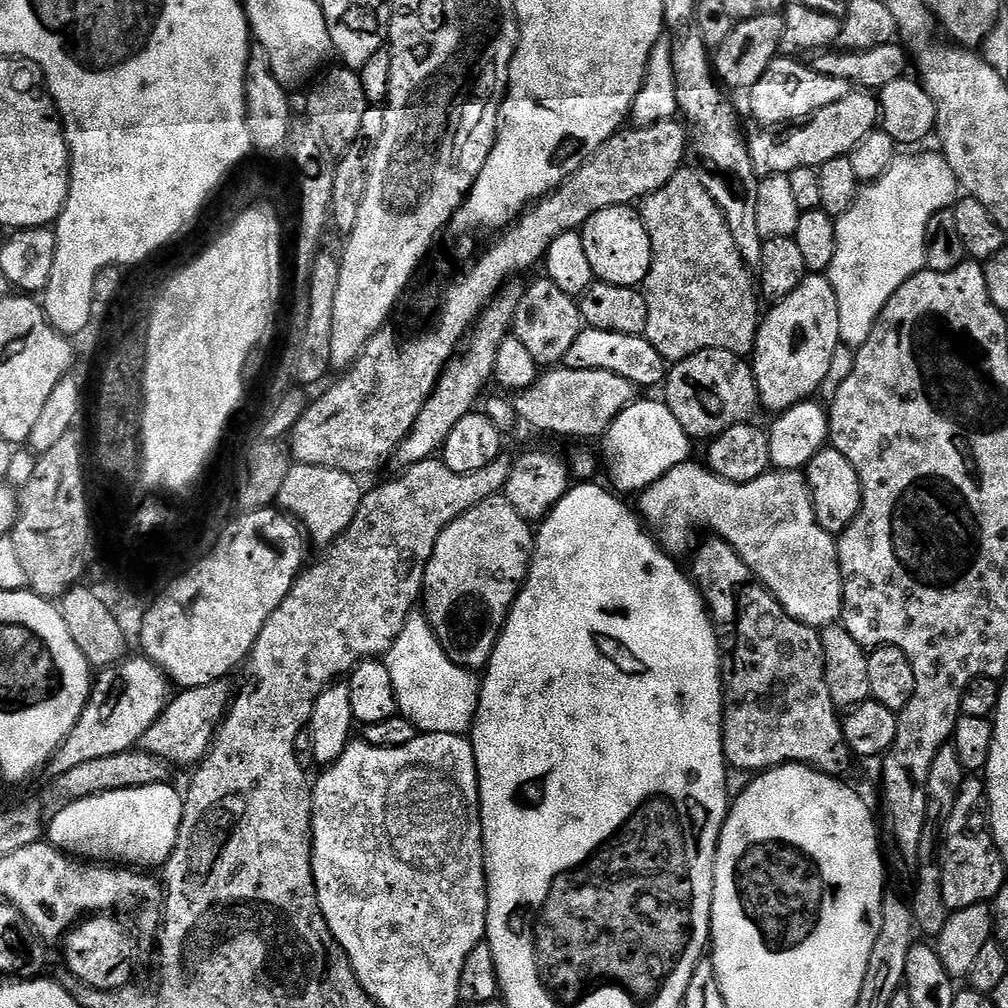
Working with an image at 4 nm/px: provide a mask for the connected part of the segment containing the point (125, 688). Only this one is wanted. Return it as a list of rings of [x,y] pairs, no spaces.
[[[125,658],[95,677],[92,693],[74,730],[70,730],[60,749],[52,756],[50,769],[53,777],[74,770],[74,766],[82,766],[82,762],[107,758],[109,754],[122,754],[137,747],[144,731],[164,713],[170,699],[170,681],[164,669],[147,658],[132,659]]]

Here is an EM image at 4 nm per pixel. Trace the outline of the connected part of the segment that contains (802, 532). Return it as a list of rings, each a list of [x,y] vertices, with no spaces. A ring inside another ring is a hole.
[[[689,458],[683,464],[674,466],[664,477],[639,493],[639,515],[656,537],[661,548],[673,557],[687,557],[690,552],[688,539],[695,524],[705,524],[715,535],[720,536],[750,566],[757,580],[772,593],[783,606],[786,614],[806,626],[823,630],[829,624],[837,623],[844,610],[844,579],[836,557],[837,541],[822,526],[816,524],[812,495],[803,471],[781,472],[769,470],[763,476],[737,484],[735,480],[724,480],[709,470],[703,463],[695,464]]]

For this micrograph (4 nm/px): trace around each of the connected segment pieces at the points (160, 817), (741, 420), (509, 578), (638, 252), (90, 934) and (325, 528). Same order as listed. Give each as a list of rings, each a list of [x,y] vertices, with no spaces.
[[[165,782],[163,784],[155,784],[154,786],[142,786],[134,790],[114,790],[106,794],[98,794],[97,796],[82,796],[79,800],[67,801],[56,812],[56,817],[49,819],[46,824],[46,840],[47,843],[52,844],[55,848],[59,848],[62,852],[67,852],[77,858],[83,858],[89,862],[111,862],[116,866],[139,866],[144,870],[152,870],[148,868],[159,869],[170,858],[170,854],[176,845],[178,838],[178,826],[182,822],[182,810],[184,809],[183,795],[178,791],[175,792],[171,788],[171,783]]]
[[[702,350],[684,360],[675,361],[667,373],[662,391],[664,391],[663,399],[673,411],[675,418],[678,418],[686,434],[696,442],[711,441],[734,426],[749,423],[760,404],[760,395],[756,389],[756,379],[752,373],[751,363],[743,356],[730,354],[730,350]]]
[[[504,495],[491,496],[482,502],[478,502],[478,506],[474,506],[470,510],[466,510],[466,514],[462,514],[454,522],[450,522],[450,526],[446,526],[446,530],[442,530],[442,534],[438,538],[438,542],[434,546],[434,554],[430,558],[430,562],[426,566],[426,574],[424,575],[424,590],[422,593],[422,612],[428,617],[430,626],[434,630],[434,634],[438,638],[438,642],[442,646],[442,650],[446,650],[446,654],[458,666],[469,670],[483,670],[488,666],[488,660],[494,654],[494,646],[498,642],[498,638],[504,629],[506,618],[510,614],[510,610],[516,601],[516,595],[520,593],[520,585],[524,583],[528,577],[528,568],[532,564],[532,553],[534,548],[534,528],[529,521],[522,518],[522,514],[518,514],[518,510],[514,510],[514,506],[510,506],[510,502]]]
[[[619,204],[606,210],[598,210],[598,214],[584,223],[580,237],[582,246],[586,246],[586,259],[590,261],[592,275],[599,283],[631,288],[643,285],[650,270],[652,247],[644,219],[635,207]]]
[[[92,914],[81,919],[63,937],[64,960],[63,963],[82,982],[102,990],[123,988],[133,979],[132,955],[136,952],[136,944],[128,933],[128,928],[120,920],[115,920],[112,914]]]
[[[293,463],[286,474],[286,482],[282,482],[282,490],[278,501],[283,511],[291,514],[302,525],[303,531],[319,546],[331,546],[335,540],[354,522],[354,514],[358,514],[358,506],[362,502],[365,489],[360,488],[361,481],[342,470],[328,469],[326,466],[304,465]]]

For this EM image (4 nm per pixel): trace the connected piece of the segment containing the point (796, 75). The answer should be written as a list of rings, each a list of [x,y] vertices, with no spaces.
[[[777,58],[751,88],[747,89],[748,108],[760,126],[784,126],[813,116],[822,106],[834,106],[838,98],[846,98],[853,91],[853,85],[842,78],[830,78],[818,74],[810,66],[799,64],[796,58]]]

